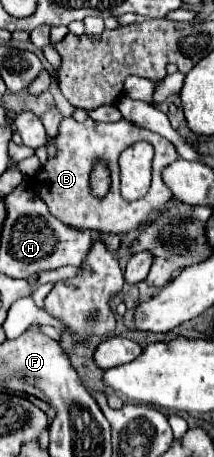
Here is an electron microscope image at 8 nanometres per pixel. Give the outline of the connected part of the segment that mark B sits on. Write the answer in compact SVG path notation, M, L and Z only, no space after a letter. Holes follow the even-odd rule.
M68 116L68 118L62 118L54 144L56 144L56 154L48 156L46 164L42 164L34 184L44 184L44 186L36 186L38 196L42 196L42 200L58 220L64 220L64 224L70 224L72 228L82 228L98 234L110 234L110 232L124 234L144 226L148 222L148 216L154 210L164 208L172 200L172 192L164 186L160 172L178 158L176 148L172 142L168 142L166 138L146 128L138 128L128 120L96 122L88 118L86 122L76 122L74 118ZM138 140L150 142L156 150L154 162L152 162L152 186L142 200L124 202L120 196L118 156L124 148L128 148ZM96 162L104 162L110 172L110 192L104 198L98 198L90 192L90 172L94 170Z

